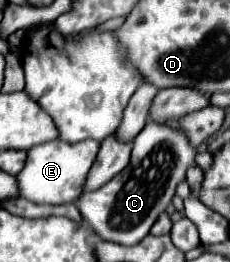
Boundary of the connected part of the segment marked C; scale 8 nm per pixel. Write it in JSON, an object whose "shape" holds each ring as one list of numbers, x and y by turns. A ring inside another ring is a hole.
{"shape":[[149,121,133,139,131,161,125,171,115,175,103,187,83,193,75,205,79,207,83,221,91,225,101,239,119,245,133,245,143,239,157,217,167,211,177,185,183,183,187,179,187,171,197,165,195,155,197,149,189,143,189,137,181,127,173,127,171,121]]}

